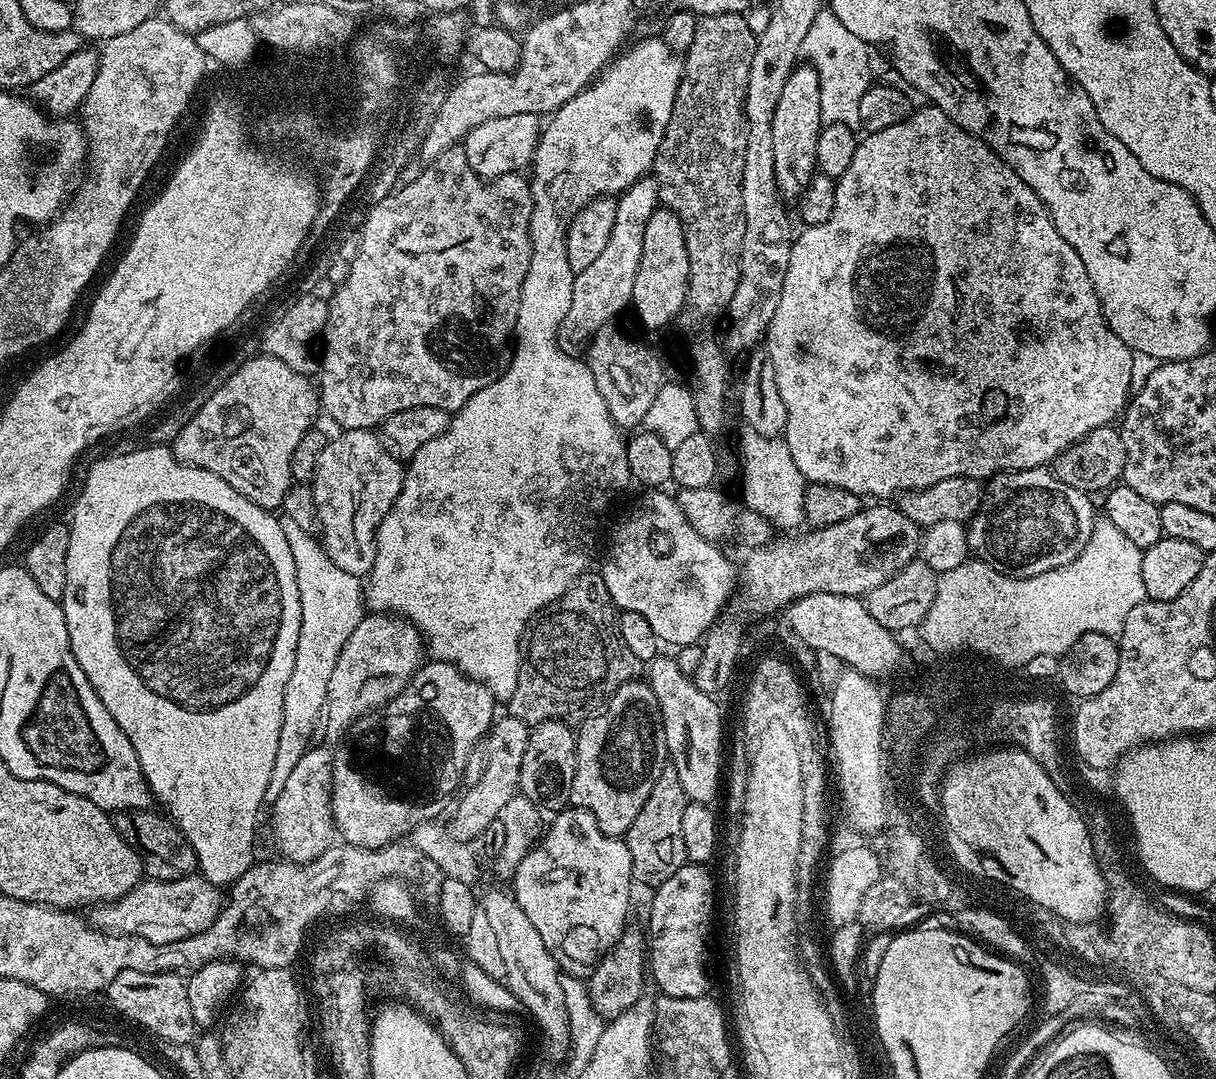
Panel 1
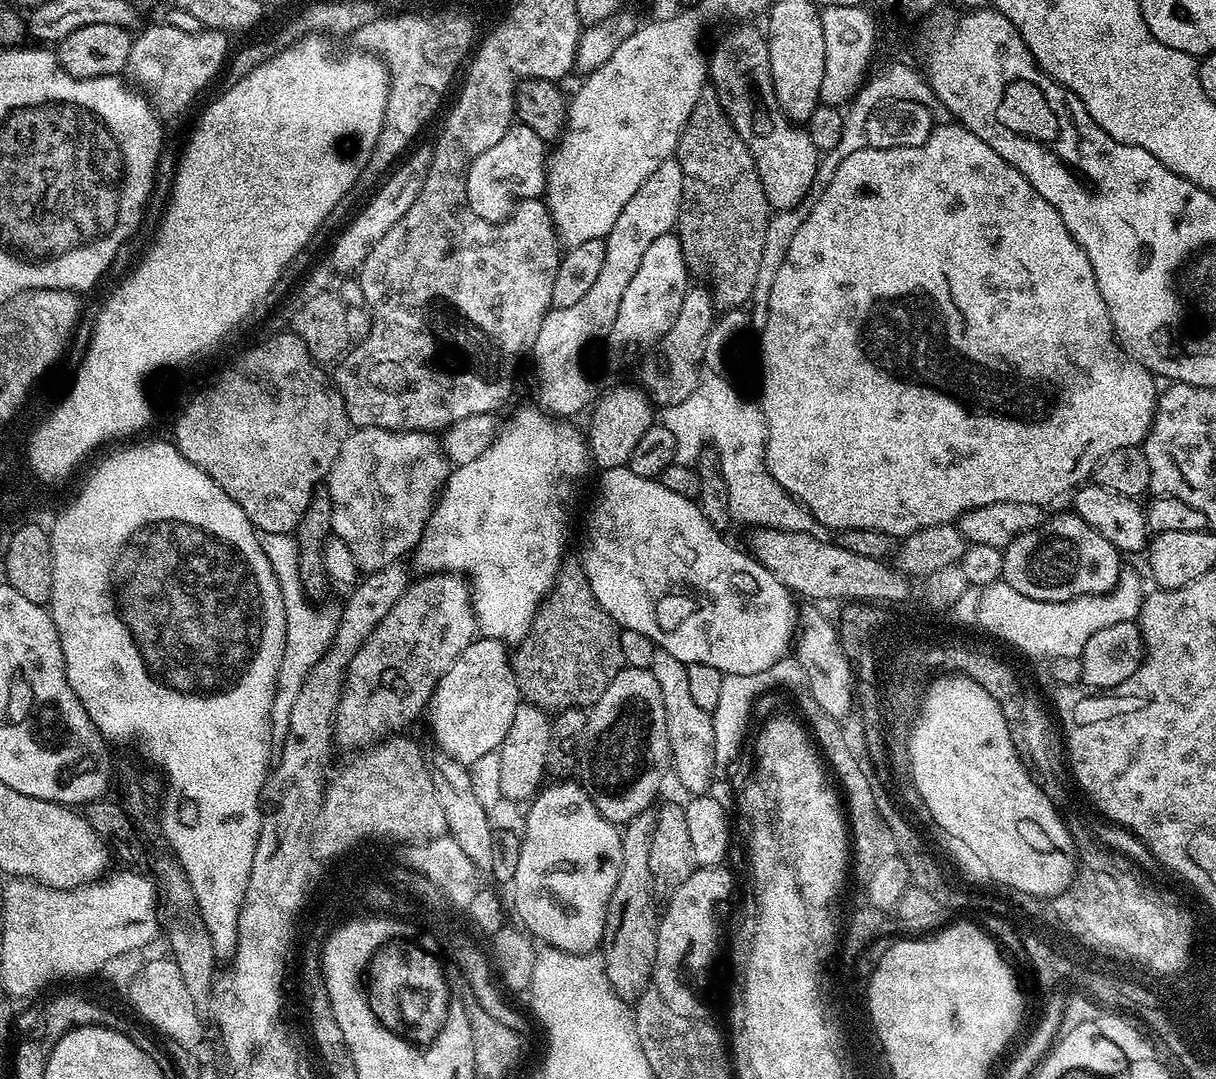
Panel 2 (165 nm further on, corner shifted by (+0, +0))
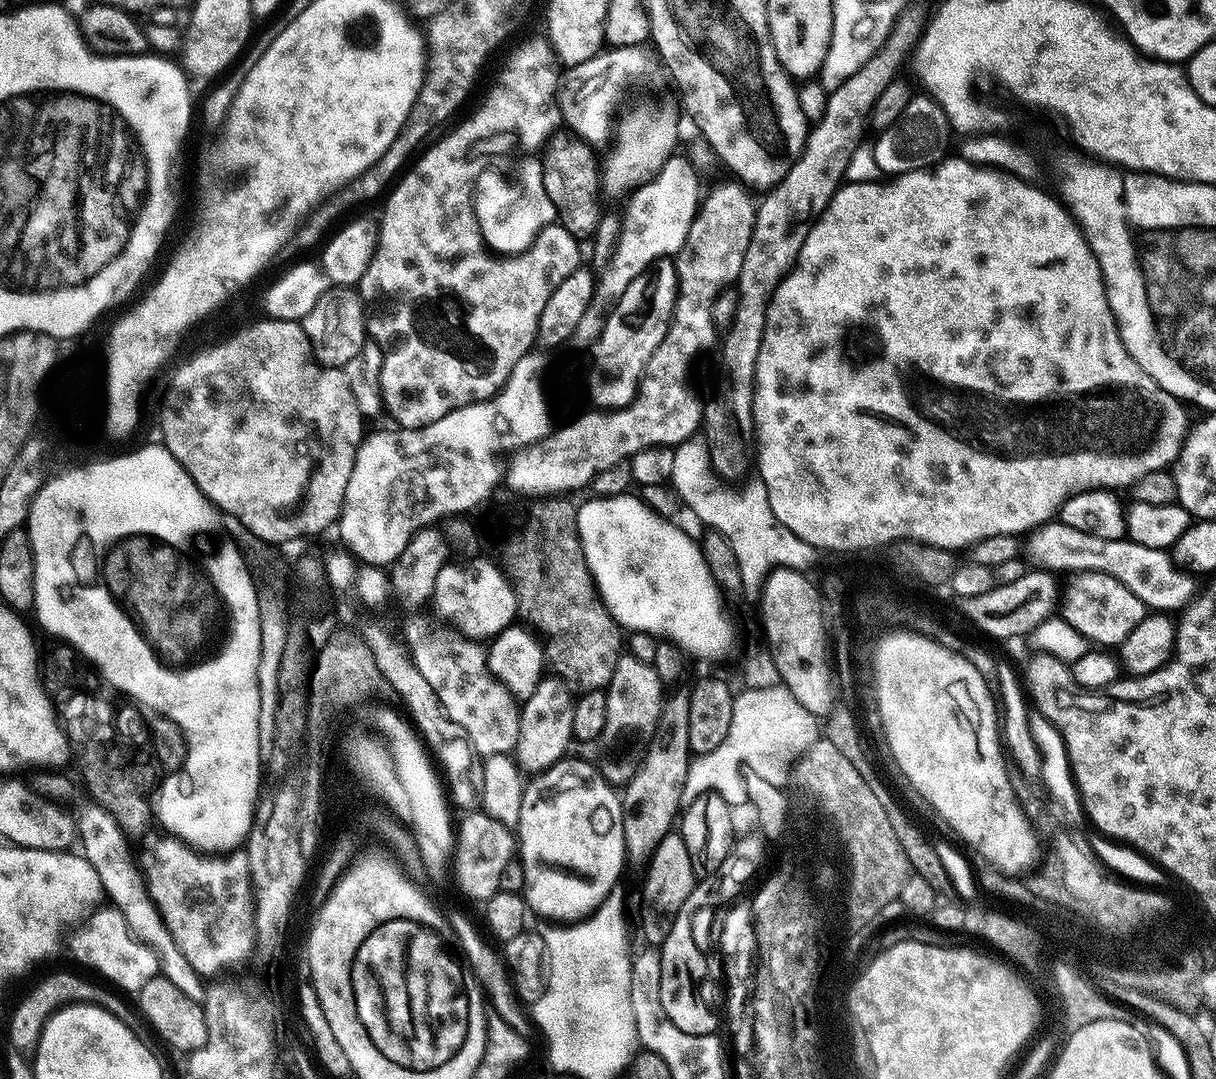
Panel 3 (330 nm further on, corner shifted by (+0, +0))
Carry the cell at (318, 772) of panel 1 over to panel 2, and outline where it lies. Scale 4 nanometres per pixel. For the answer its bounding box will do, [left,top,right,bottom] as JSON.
[333,573,477,750]

